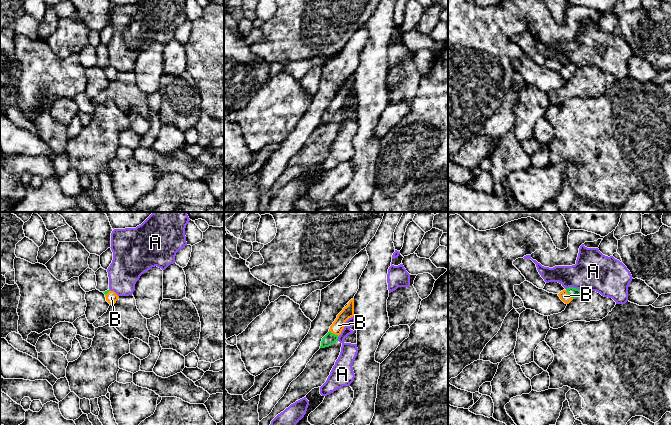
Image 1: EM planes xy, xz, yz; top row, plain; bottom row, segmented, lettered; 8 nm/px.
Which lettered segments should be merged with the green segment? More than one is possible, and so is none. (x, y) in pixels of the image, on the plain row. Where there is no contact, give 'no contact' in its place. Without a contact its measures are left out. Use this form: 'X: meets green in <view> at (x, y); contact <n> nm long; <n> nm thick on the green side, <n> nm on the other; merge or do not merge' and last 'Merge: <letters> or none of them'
A: meets green in yz at (574, 64); contact 140 nm long; 80 nm thick on the green side, 320 nm on the other; do not merge
B: meets green in xz at (334, 110); contact 90 nm long; 100 nm thick on the green side, 100 nm on the other; merge
Merge: B

